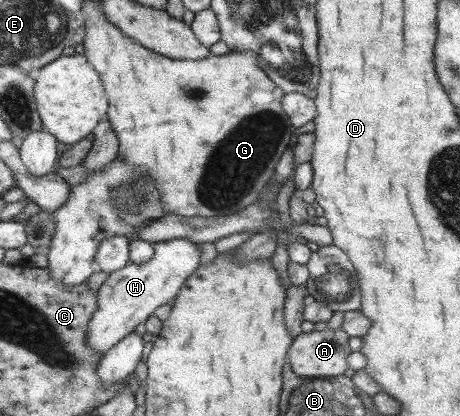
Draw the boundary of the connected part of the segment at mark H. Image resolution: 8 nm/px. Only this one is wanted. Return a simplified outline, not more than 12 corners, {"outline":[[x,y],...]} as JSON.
{"outline":[[183,238],[96,290],[87,348],[102,355],[173,301],[200,266]]}

